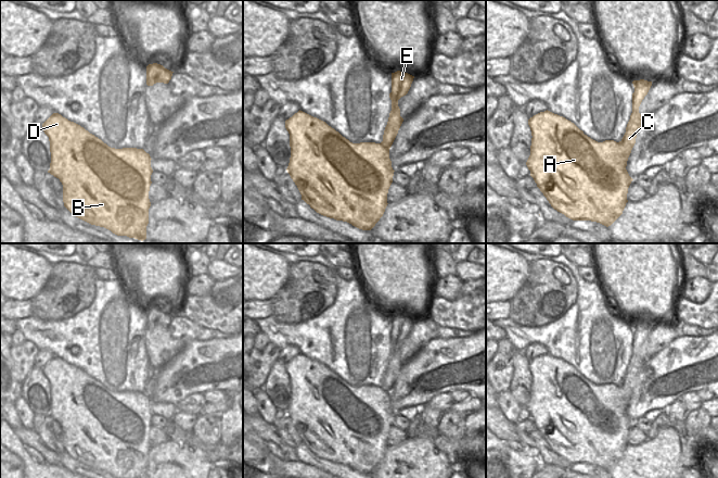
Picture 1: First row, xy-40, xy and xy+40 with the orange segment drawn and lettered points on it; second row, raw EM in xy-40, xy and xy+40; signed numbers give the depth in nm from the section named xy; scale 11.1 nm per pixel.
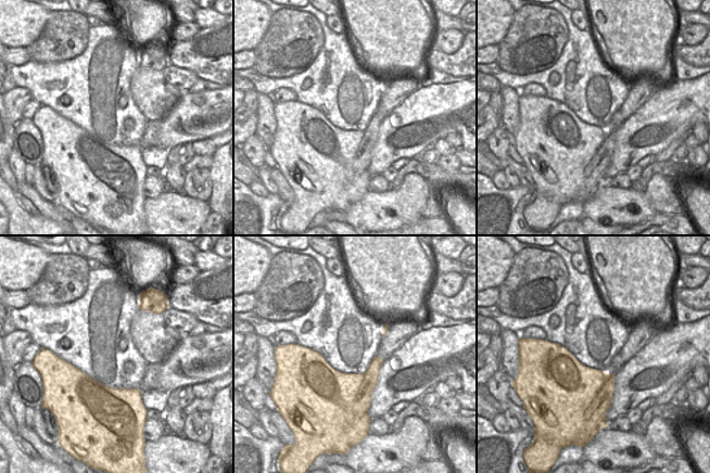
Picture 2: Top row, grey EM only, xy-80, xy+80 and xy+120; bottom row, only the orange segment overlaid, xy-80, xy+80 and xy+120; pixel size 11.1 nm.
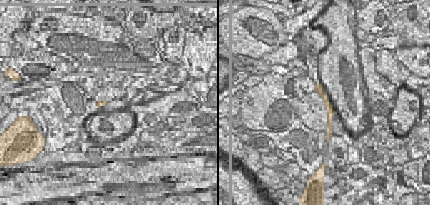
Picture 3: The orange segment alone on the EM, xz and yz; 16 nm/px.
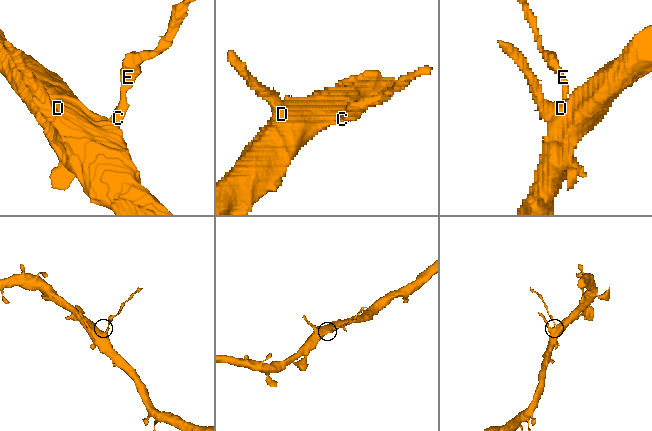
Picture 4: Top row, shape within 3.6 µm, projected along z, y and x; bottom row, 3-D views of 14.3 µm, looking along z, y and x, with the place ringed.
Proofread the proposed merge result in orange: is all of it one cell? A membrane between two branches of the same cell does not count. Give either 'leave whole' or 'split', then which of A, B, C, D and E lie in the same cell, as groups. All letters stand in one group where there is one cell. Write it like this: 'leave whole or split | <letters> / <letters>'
split | A B C D / E

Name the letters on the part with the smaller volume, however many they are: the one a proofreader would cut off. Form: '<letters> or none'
E

